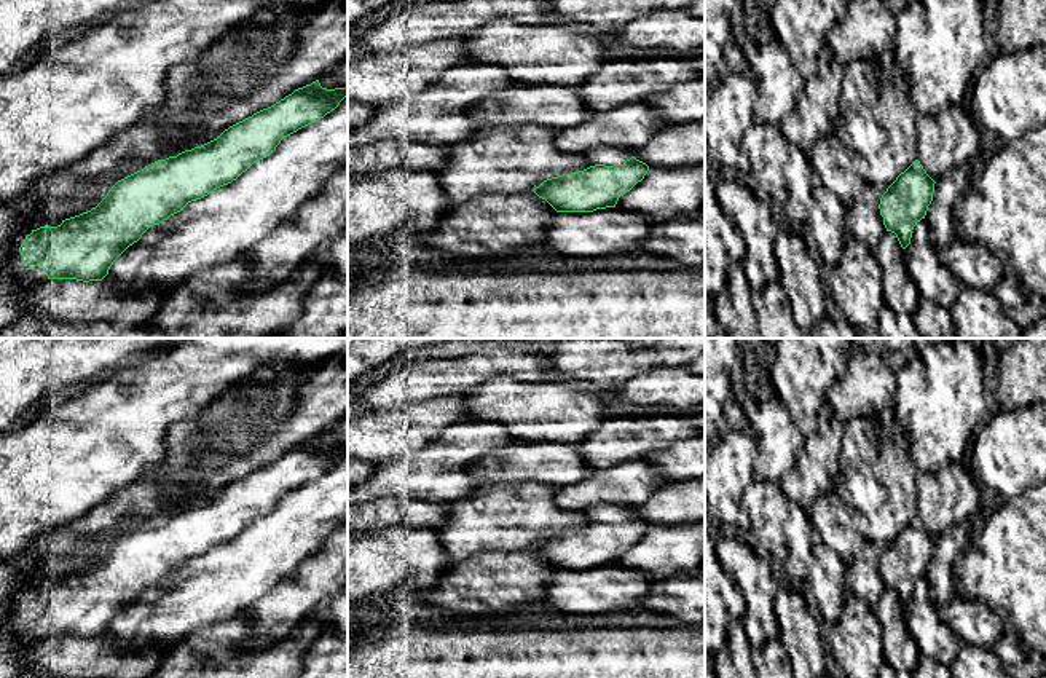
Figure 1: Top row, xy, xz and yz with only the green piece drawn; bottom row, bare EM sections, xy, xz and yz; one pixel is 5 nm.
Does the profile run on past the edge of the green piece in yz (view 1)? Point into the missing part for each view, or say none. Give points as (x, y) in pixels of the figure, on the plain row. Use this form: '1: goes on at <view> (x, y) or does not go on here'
1: does not go on here

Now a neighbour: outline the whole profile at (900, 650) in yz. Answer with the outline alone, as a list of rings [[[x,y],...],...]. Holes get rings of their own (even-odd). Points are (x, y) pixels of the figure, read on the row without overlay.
[[[885,589],[874,614],[883,632],[885,662],[912,673],[918,662],[918,649],[906,629],[906,609],[895,590]]]

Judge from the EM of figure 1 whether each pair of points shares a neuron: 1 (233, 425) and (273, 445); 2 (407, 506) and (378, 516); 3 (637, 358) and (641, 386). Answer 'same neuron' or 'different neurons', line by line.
1: different neurons
2: same neuron
3: different neurons

